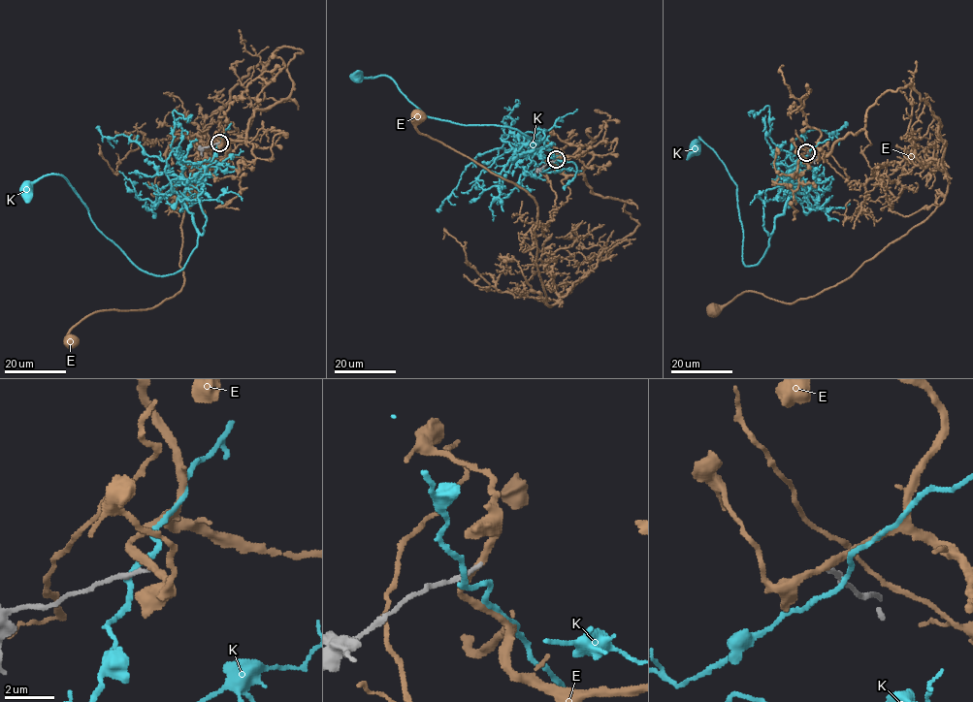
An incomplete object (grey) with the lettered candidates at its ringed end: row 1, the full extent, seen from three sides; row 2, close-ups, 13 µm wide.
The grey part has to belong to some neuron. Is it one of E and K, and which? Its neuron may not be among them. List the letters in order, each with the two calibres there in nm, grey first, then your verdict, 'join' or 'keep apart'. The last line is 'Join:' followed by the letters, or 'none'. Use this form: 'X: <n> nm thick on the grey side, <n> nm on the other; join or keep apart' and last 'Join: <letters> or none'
E: 140 nm thick on the grey side, 280 nm on the other; keep apart
K: 240 nm thick on the grey side, 200 nm on the other; keep apart
Join: none

